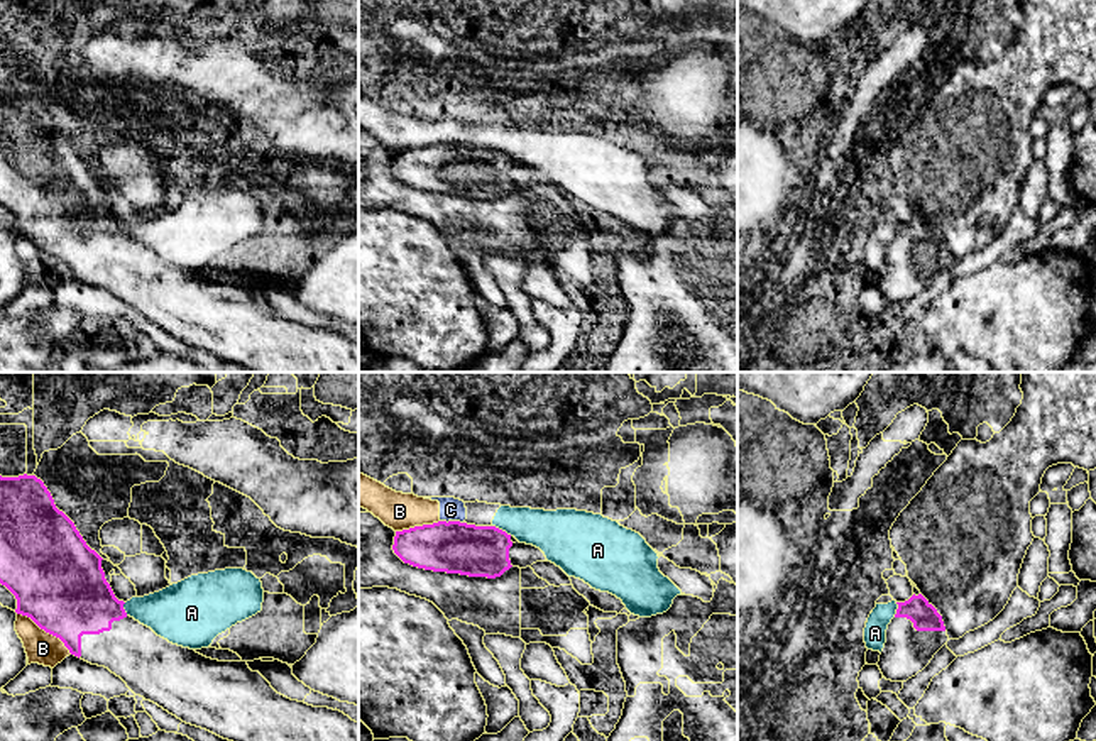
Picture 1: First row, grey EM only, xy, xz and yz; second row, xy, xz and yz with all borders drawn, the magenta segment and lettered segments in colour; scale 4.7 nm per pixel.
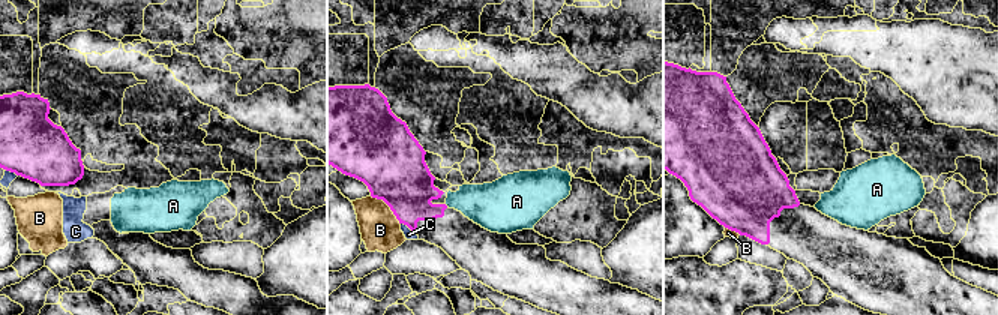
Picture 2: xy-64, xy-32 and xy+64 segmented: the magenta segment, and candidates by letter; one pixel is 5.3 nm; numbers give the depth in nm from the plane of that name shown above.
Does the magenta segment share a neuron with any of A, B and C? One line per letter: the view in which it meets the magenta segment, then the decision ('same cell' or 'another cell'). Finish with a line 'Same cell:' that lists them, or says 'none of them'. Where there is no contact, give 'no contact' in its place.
A: meets magenta in xz; another cell
B: meets magenta in xy; another cell
C: meets magenta in xz; another cell
Same cell: none of them

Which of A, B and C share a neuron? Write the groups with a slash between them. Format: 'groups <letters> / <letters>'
groups A B C

